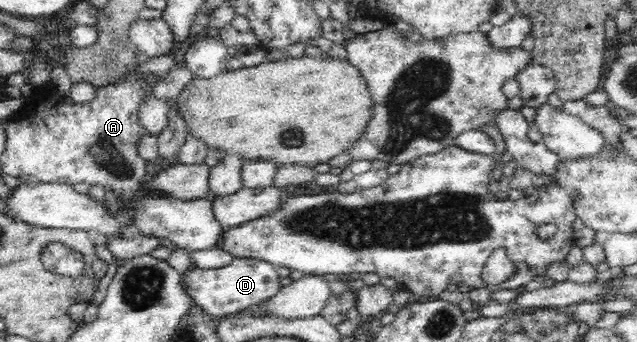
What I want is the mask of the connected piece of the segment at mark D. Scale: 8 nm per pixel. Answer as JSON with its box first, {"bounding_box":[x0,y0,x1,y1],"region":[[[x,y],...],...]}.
{"bounding_box":[185,258,282,318],"region":[[[235,258],[231,265],[220,269],[194,268],[185,273],[185,283],[188,292],[192,294],[196,305],[215,318],[241,313],[246,308],[252,308],[268,301],[282,289],[282,279],[276,273],[272,263],[258,259]]]}

